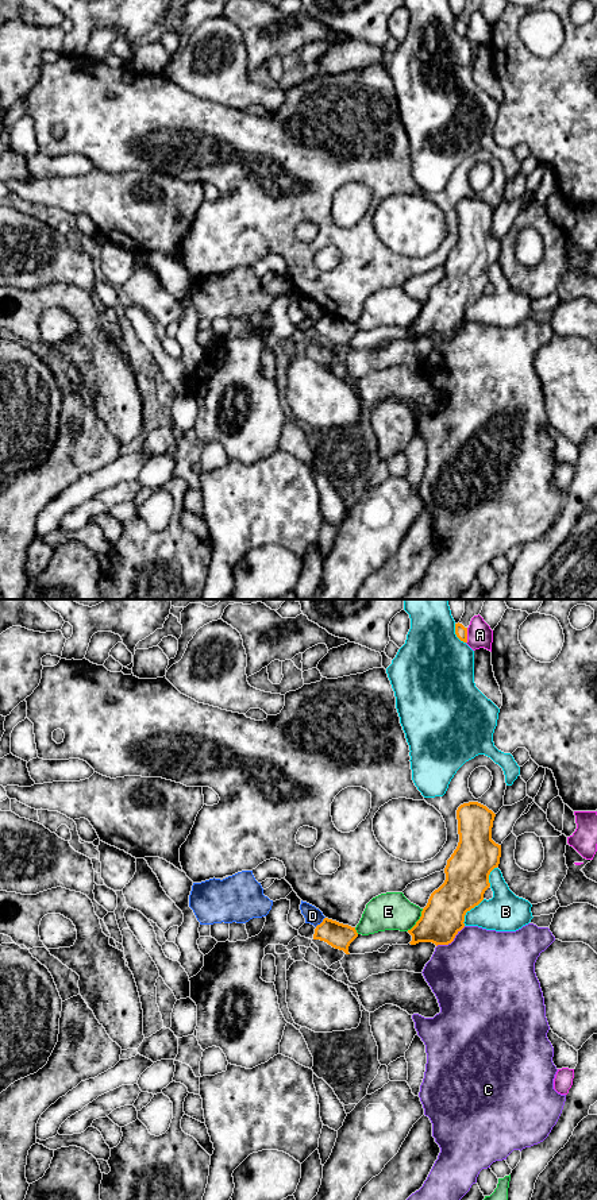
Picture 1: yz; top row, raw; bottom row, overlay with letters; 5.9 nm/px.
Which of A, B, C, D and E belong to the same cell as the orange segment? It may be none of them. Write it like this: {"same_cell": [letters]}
{"same_cell": []}

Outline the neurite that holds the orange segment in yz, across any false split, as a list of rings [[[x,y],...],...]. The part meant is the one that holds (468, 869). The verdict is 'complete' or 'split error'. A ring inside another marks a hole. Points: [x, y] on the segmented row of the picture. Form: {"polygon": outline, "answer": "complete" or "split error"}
{"polygon": [[[478,802],[457,810],[459,842],[444,868],[446,880],[435,890],[420,919],[408,930],[411,945],[448,945],[465,927],[465,915],[484,900],[489,875],[498,867],[501,845],[492,840],[496,814]]], "answer": "complete"}

